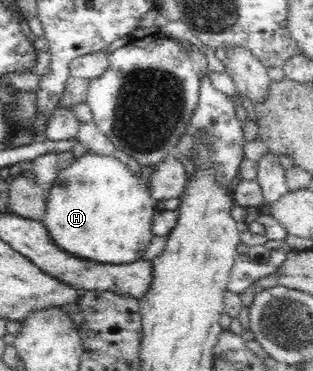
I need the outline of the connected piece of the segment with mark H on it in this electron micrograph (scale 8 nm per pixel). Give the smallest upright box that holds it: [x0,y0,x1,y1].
[41,152,155,265]

